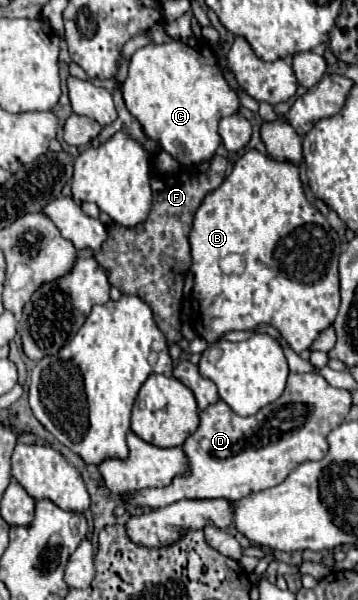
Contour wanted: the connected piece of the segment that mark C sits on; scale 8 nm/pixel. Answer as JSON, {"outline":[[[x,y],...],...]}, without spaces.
{"outline":[[[170,40],[136,50],[122,84],[122,96],[146,136],[184,164],[200,164],[216,152],[222,142],[218,134],[220,118],[234,114],[240,106],[236,92],[222,76],[212,48],[204,46],[202,54],[194,40]]]}

